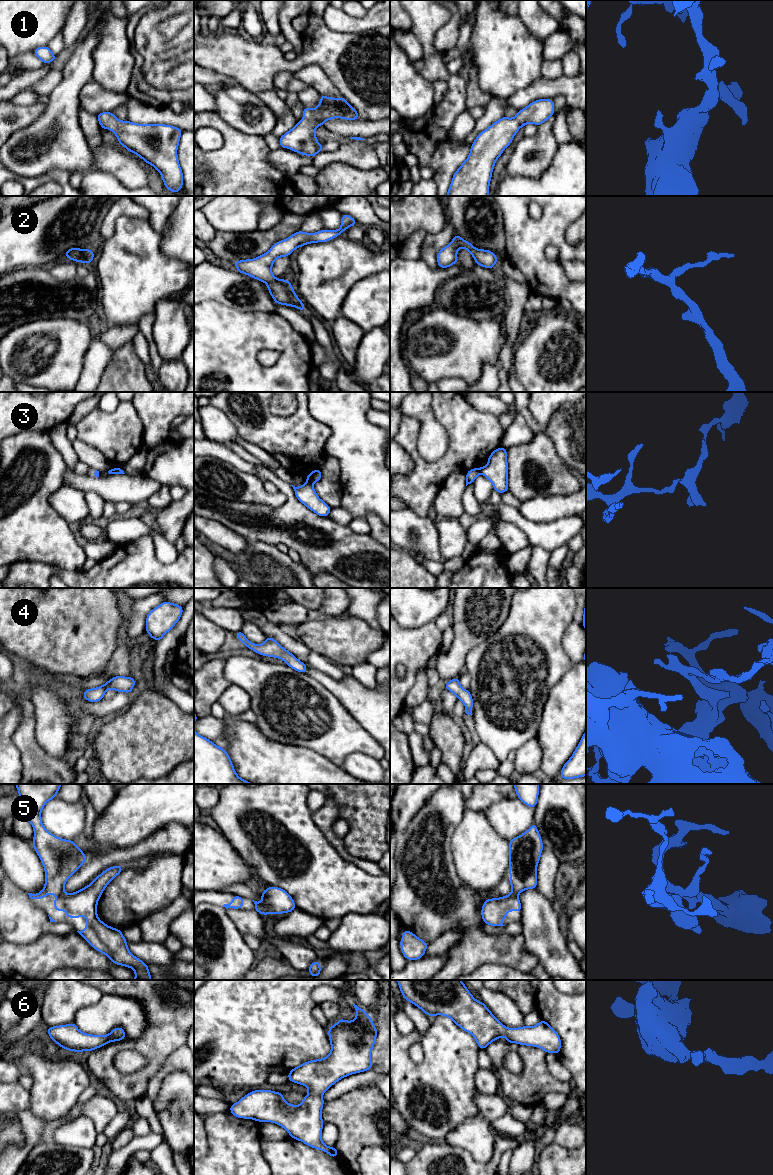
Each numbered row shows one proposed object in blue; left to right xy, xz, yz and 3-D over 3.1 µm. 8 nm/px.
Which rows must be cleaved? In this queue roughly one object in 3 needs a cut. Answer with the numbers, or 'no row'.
3

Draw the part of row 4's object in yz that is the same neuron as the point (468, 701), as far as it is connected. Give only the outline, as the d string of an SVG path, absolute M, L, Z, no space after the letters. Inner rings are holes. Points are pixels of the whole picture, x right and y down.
M459 678L447 681L445 689L455 694L465 704L465 713L472 716L473 699L469 690L461 687Z

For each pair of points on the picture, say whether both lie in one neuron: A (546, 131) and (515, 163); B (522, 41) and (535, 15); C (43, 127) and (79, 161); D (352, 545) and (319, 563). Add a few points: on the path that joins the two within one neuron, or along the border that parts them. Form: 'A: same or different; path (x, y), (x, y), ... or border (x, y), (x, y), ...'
A: same; path (539, 139), (523, 155)
B: different; border (517, 14), (526, 28), (536, 38), (543, 41)
C: same; path (54, 126), (59, 132), (59, 141), (68, 150)
D: same; path (344, 551), (331, 551), (327, 555)

